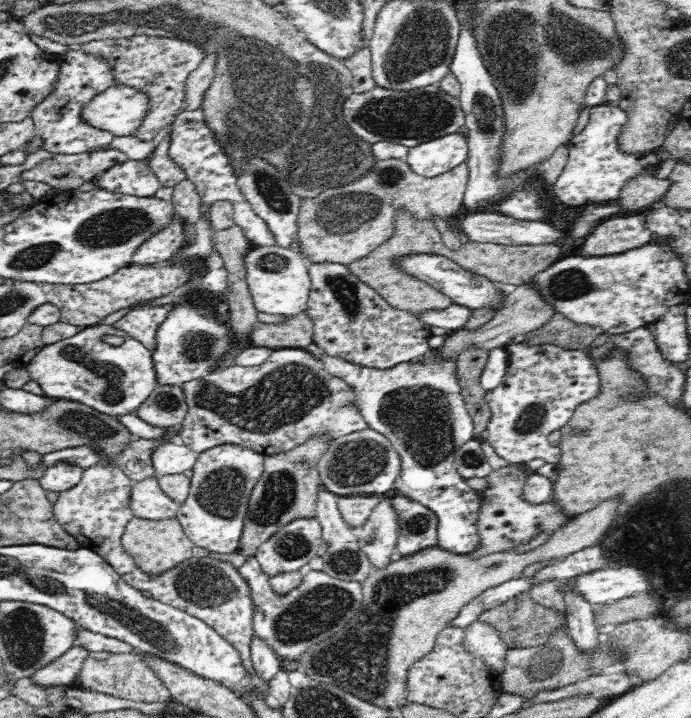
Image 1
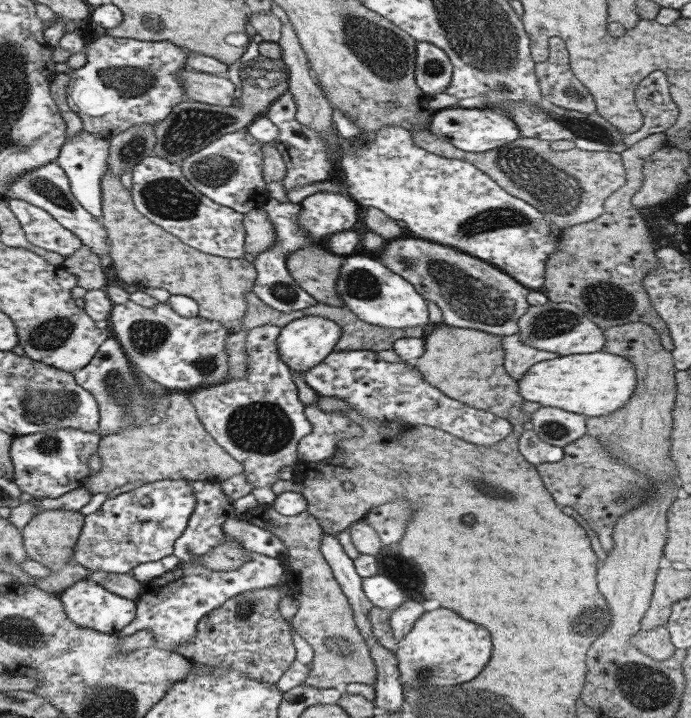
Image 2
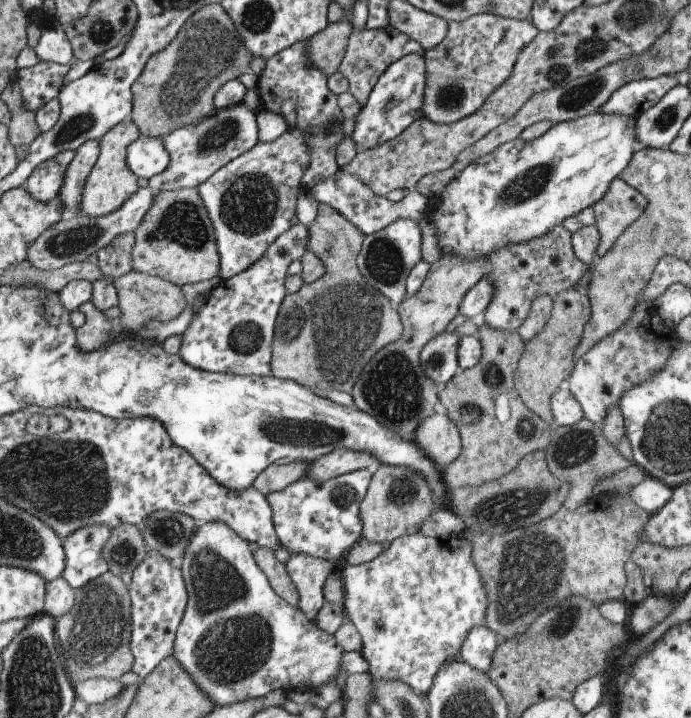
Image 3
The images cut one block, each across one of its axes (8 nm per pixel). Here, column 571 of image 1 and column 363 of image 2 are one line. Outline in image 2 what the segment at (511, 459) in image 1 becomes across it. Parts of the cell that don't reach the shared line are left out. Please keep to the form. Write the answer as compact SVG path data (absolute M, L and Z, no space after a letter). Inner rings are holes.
M371 348L351 351L332 351L322 362L302 374L305 384L321 397L336 397L346 400L350 410L376 422L391 423L404 420L406 426L430 426L450 432L452 436L492 448L505 440L512 432L510 421L494 413L472 408L454 400L434 386L426 383L420 370L413 363L386 362L380 360Z

